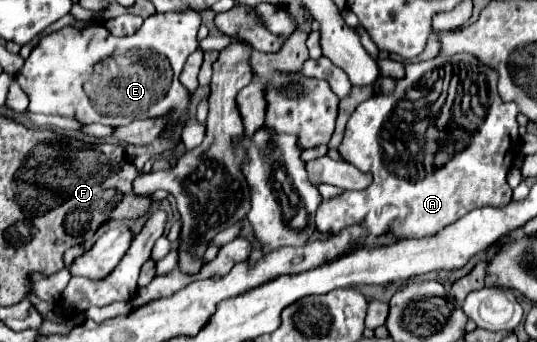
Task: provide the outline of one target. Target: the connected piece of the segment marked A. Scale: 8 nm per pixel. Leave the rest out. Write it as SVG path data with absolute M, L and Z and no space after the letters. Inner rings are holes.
M458 53L458 55L452 55L452 57L442 57L442 55L438 55L438 57L430 59L430 61L408 63L408 65L406 65L406 75L404 75L404 79L398 81L394 93L374 95L372 99L368 99L368 101L364 101L364 103L360 103L360 105L356 107L356 111L354 111L352 117L348 119L346 133L344 133L344 141L342 141L342 145L338 147L338 151L342 153L342 157L344 157L348 163L356 165L362 173L370 173L370 175L374 177L374 181L372 181L370 187L366 187L366 189L362 189L362 191L344 191L342 195L324 201L324 205L322 205L322 207L318 209L318 213L316 213L316 229L318 229L320 233L324 233L324 235L334 233L334 231L342 231L342 227L350 227L350 223L362 223L362 219L366 219L366 215L368 215L370 211L380 211L380 209L386 207L386 205L396 207L399 211L399 216L393 220L389 233L378 237L373 235L362 237L357 243L349 246L342 257L346 257L348 254L354 253L362 248L374 249L394 244L403 239L424 239L426 235L434 235L434 231L442 231L442 227L448 227L450 223L458 221L462 215L470 213L474 207L502 207L502 203L510 203L510 199L512 199L512 189L510 189L510 185L506 183L506 175L508 175L508 171L510 171L510 167L512 167L516 155L520 153L520 135L518 135L518 121L516 121L516 117L518 117L518 107L516 107L516 103L506 103L506 101L502 101L502 97L498 95L496 83L498 83L498 73L492 71L490 67L486 67L484 63L480 63L478 59L474 59L474 55L468 55L468 53ZM446 97L450 97L452 123L456 123L456 125L450 125L450 129L454 131L454 135L448 137L446 147L440 147L440 137L438 137L438 141L418 141L418 125L416 125L416 119L418 119L416 115L418 115L418 111L416 111L412 105L422 105L422 103L424 103L424 105L426 105L426 103L446 103Z

